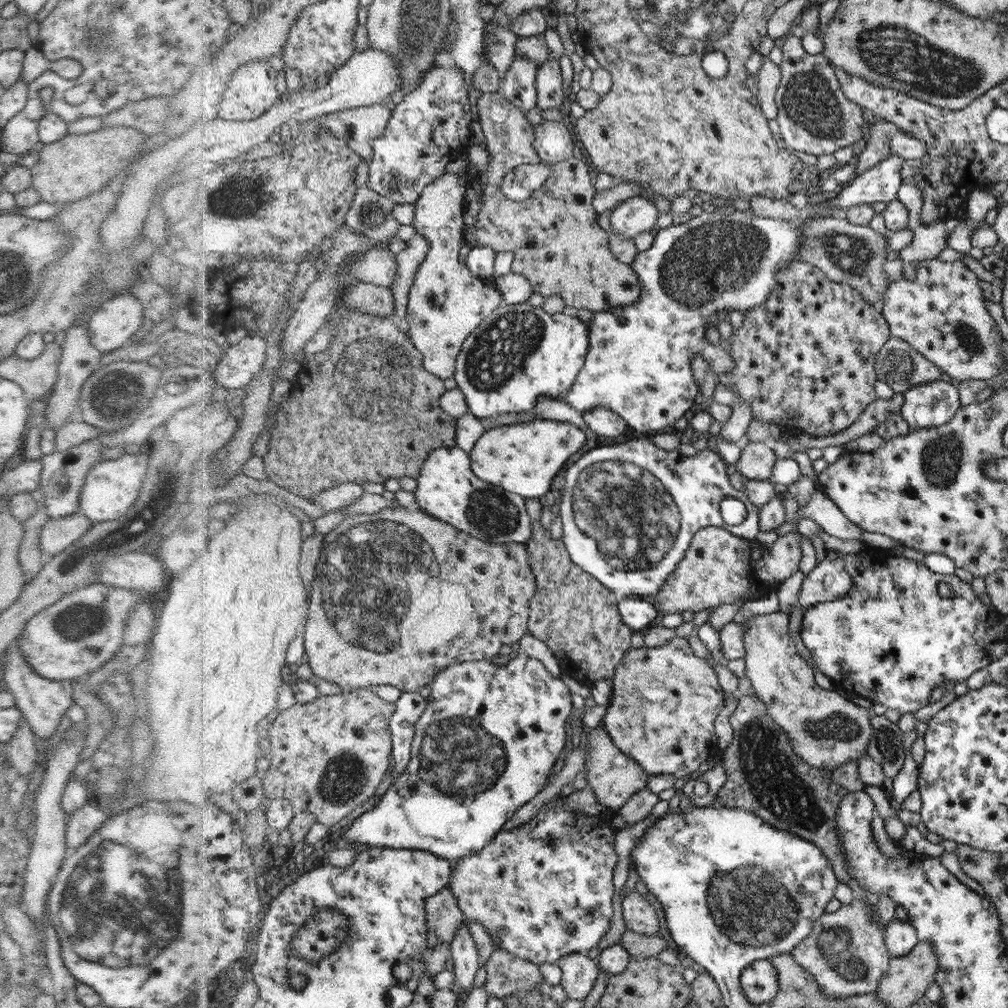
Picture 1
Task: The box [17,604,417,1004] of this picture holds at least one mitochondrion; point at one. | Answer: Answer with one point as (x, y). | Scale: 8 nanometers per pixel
(113, 905)

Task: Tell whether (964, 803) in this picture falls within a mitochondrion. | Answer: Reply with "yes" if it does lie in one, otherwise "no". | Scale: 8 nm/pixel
no

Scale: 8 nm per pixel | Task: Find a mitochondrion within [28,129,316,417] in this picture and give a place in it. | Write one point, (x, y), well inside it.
(236, 200)

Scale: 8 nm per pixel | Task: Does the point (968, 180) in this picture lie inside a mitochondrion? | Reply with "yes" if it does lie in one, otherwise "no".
no

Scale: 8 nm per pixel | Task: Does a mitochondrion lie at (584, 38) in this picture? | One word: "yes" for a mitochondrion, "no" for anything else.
no

